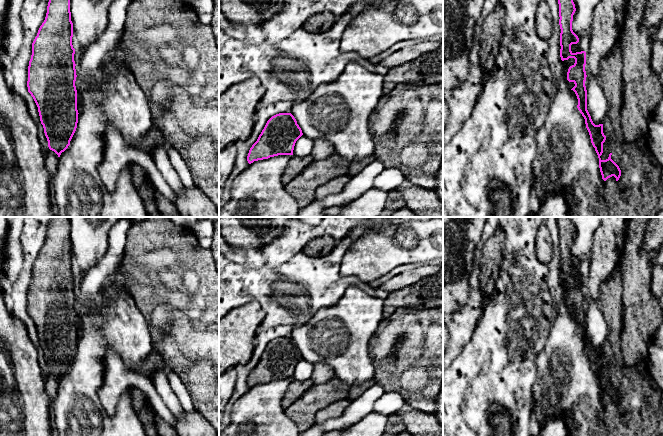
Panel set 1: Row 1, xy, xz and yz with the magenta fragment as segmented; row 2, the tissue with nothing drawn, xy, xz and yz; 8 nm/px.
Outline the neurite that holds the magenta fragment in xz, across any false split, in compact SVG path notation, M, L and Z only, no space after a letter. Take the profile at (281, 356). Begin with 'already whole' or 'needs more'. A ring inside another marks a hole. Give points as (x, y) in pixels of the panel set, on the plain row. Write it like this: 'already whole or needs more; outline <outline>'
already whole; outline M291 337L276 338L267 345L250 372L247 385L251 388L278 379L293 379L295 367L302 359L302 354Z

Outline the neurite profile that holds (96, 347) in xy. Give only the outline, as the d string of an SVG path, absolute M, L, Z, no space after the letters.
M120 266L106 279L106 289L102 296L96 296L84 313L82 324L84 331L78 338L76 355L68 372L61 377L54 402L54 427L59 436L147 436L132 405L132 388L127 389L117 403L115 414L107 414L99 398L99 389L103 384L103 357L107 348L120 355L123 362L131 369L141 364L153 347L151 332L146 316L138 308L135 299L125 288L125 276Z

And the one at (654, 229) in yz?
M652 217L645 228L643 250L654 251L663 242L663 217Z

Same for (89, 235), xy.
M69 217L72 269L81 279L105 256L109 232L122 217Z

